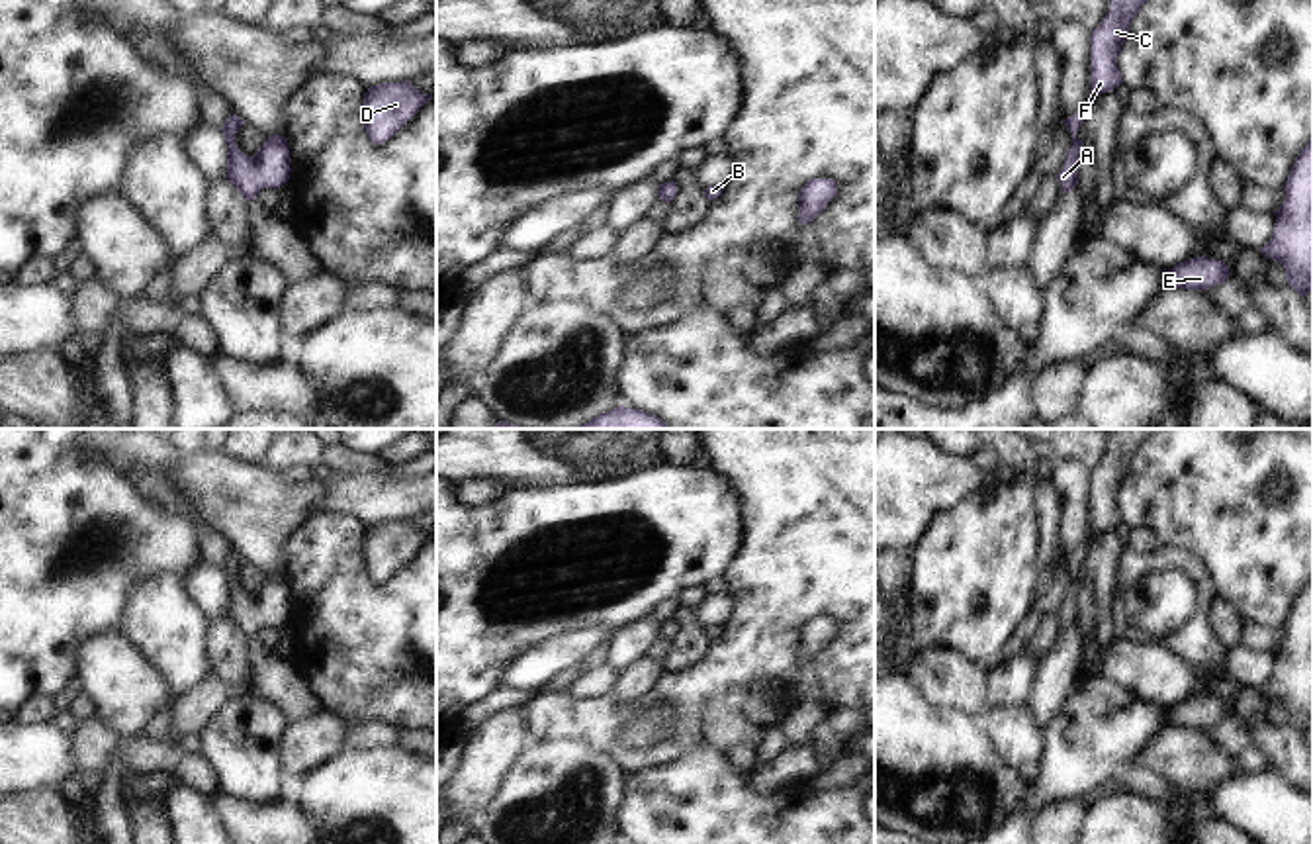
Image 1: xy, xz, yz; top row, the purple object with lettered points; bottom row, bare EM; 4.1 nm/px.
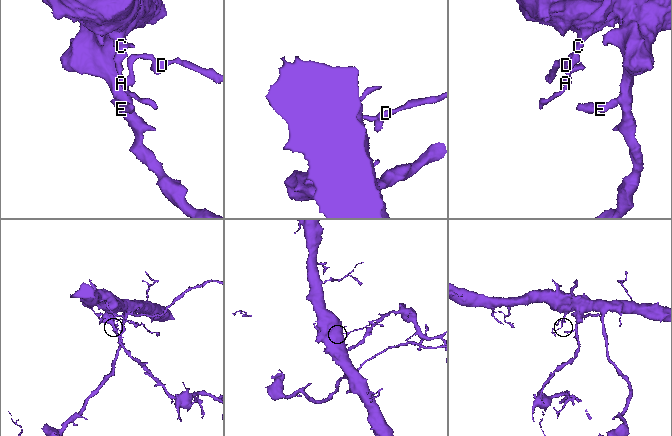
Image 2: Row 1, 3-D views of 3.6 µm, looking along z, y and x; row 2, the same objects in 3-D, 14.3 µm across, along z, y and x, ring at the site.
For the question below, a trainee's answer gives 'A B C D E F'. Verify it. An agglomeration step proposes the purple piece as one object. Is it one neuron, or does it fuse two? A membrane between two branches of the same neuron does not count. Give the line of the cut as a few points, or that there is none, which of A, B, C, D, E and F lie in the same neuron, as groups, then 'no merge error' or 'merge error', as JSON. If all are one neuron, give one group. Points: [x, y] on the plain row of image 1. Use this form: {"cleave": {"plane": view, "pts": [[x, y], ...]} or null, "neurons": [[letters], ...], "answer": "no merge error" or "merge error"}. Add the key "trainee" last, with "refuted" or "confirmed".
{"cleave": null, "neurons": [["A", "B", "C", "D", "E", "F"]], "answer": "no merge error", "trainee": "confirmed"}

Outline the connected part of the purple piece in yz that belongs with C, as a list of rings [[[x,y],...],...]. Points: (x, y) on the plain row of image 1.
[[[1113,429],[1104,460],[1090,474],[1090,533],[1070,556],[1063,558],[1072,572],[1072,584],[1057,613],[1063,633],[1078,623],[1078,593],[1082,589],[1082,580],[1076,576],[1076,570],[1084,560],[1086,548],[1098,533],[1106,533],[1121,523],[1117,493],[1129,476],[1129,464],[1141,445],[1158,431],[1160,429]]]

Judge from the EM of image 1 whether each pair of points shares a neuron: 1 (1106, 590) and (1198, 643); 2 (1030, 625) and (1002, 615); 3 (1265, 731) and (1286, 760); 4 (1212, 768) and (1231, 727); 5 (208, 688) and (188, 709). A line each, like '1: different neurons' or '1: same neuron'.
1: different neurons
2: different neurons
3: same neuron
4: different neurons
5: same neuron

